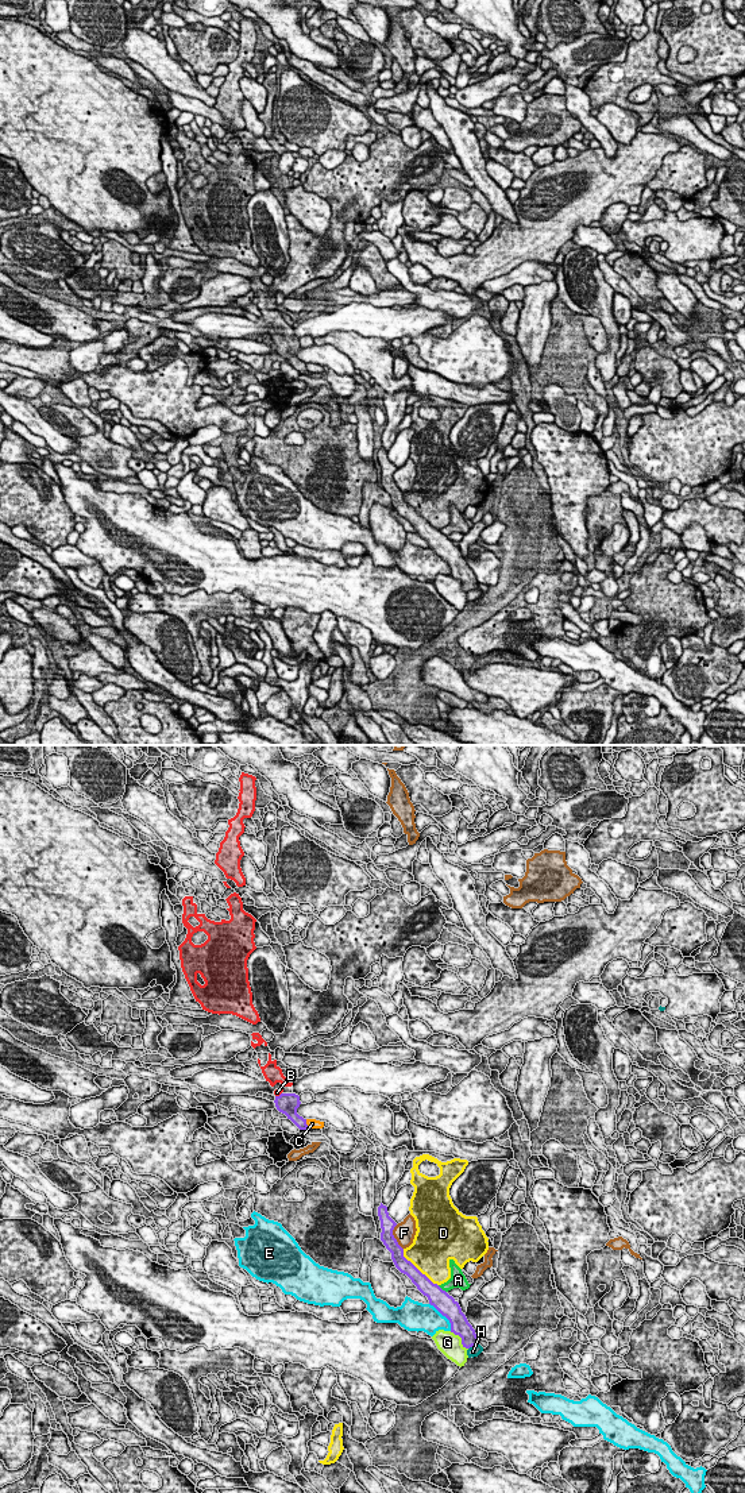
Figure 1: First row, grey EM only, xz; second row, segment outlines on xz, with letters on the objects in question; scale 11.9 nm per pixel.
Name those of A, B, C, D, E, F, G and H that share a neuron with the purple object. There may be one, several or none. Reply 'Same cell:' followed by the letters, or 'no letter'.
Same cell: B

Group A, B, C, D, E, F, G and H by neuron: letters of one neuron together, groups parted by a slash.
A / B / C / D / E / F / G / H

